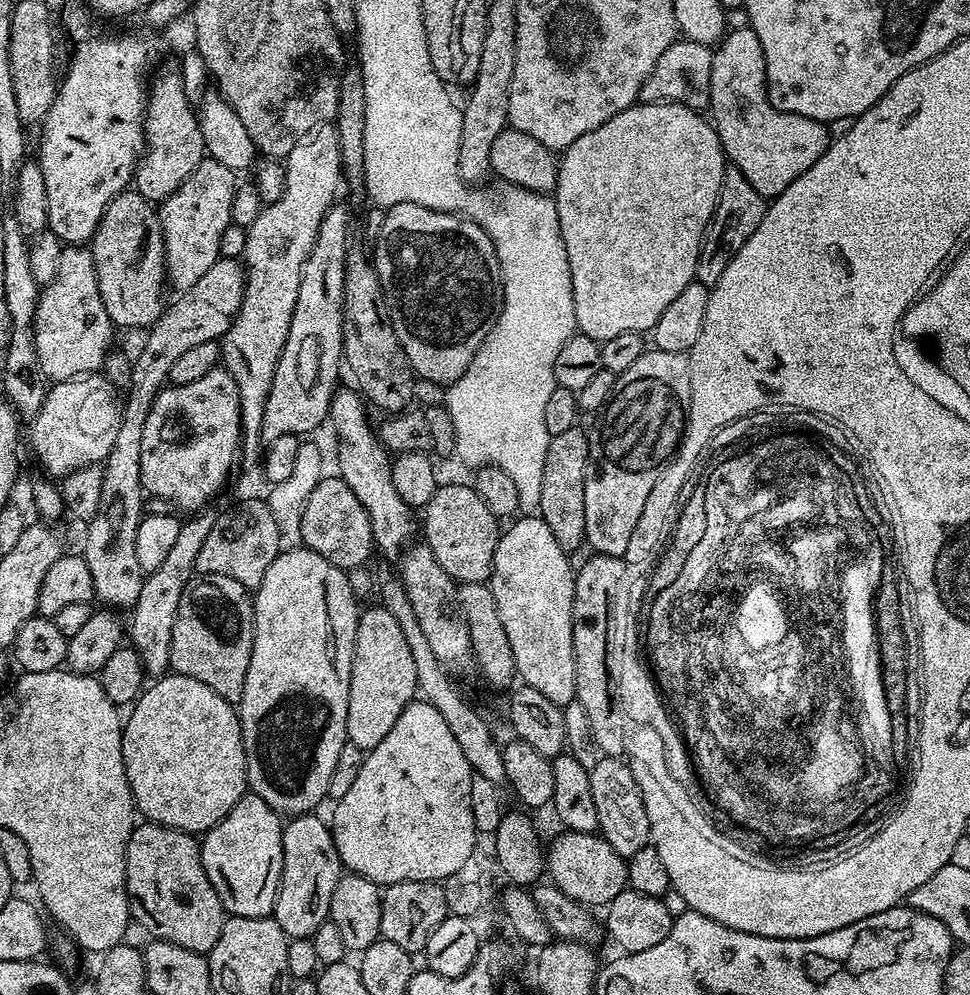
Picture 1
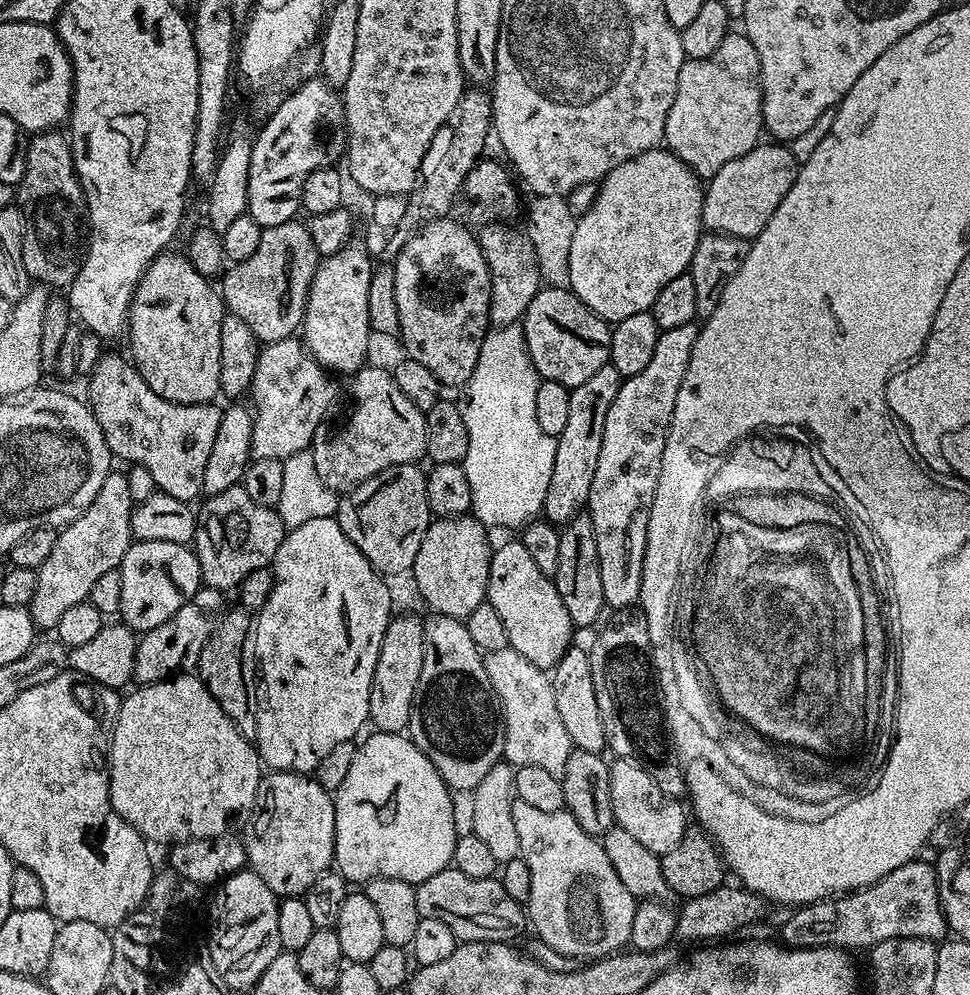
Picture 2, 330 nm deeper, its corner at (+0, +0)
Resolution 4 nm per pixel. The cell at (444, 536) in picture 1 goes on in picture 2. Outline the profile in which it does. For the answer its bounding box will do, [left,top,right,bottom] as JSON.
[410,516,493,618]

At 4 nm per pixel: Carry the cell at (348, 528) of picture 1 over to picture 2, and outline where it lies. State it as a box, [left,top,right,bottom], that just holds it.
[335,463,434,578]

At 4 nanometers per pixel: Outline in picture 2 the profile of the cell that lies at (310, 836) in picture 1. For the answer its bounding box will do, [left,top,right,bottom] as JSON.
[242,771,336,898]

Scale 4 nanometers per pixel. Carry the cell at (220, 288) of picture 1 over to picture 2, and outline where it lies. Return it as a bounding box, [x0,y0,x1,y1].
[223,219,321,345]

